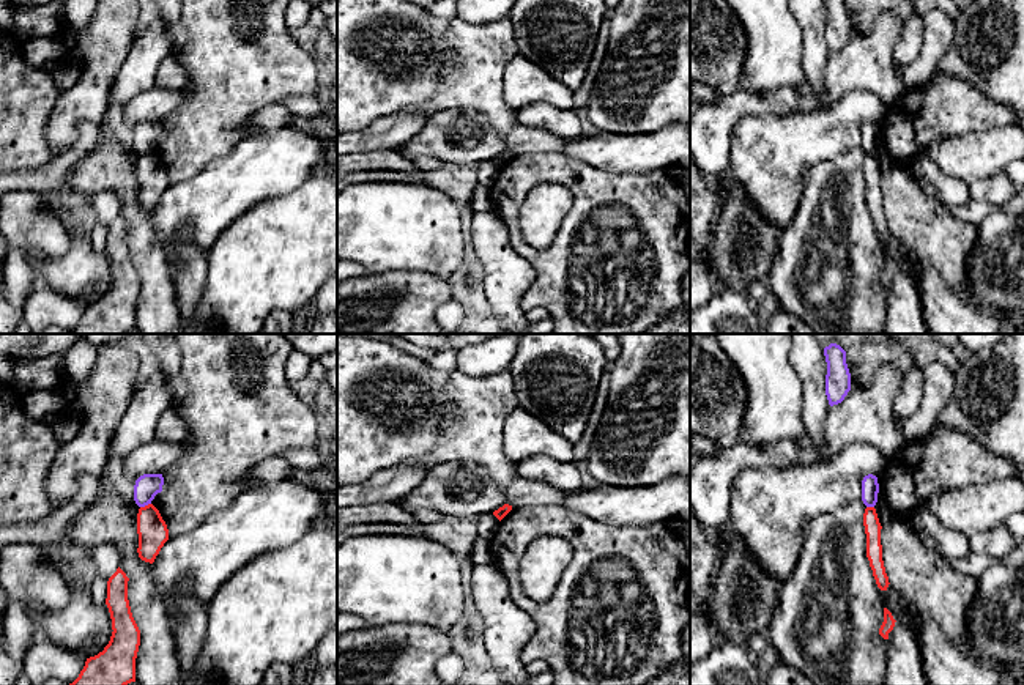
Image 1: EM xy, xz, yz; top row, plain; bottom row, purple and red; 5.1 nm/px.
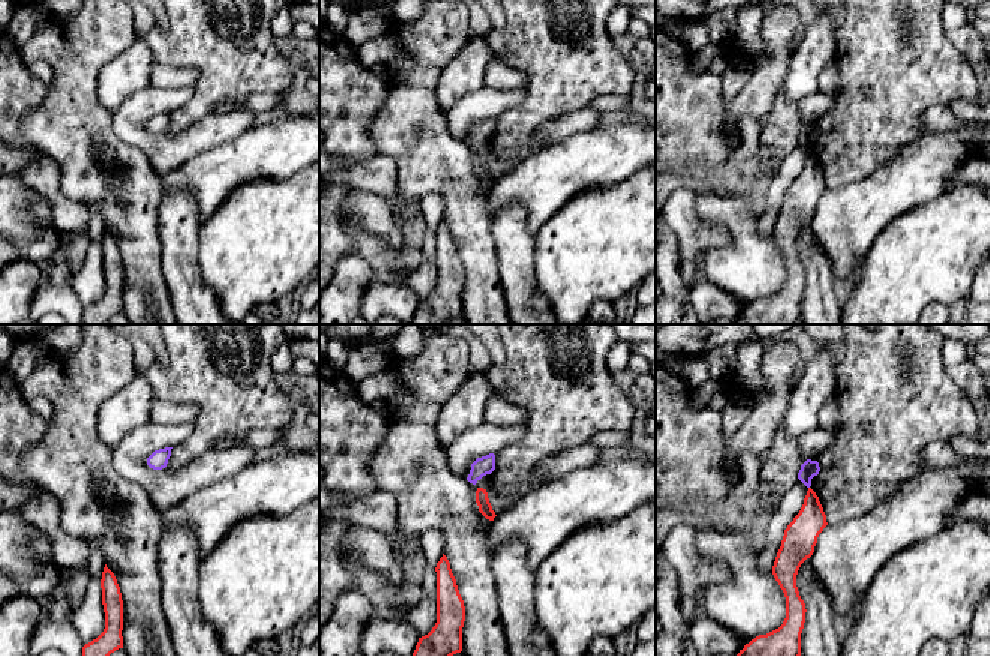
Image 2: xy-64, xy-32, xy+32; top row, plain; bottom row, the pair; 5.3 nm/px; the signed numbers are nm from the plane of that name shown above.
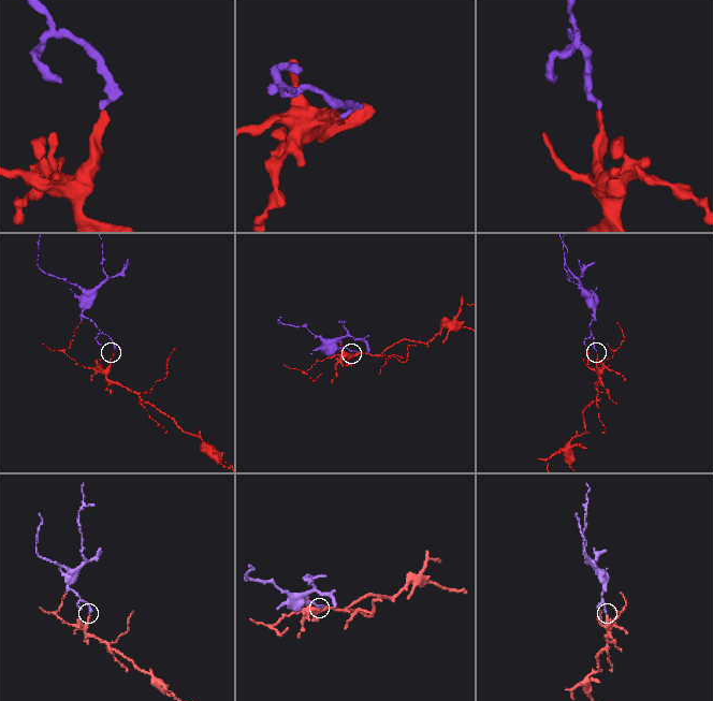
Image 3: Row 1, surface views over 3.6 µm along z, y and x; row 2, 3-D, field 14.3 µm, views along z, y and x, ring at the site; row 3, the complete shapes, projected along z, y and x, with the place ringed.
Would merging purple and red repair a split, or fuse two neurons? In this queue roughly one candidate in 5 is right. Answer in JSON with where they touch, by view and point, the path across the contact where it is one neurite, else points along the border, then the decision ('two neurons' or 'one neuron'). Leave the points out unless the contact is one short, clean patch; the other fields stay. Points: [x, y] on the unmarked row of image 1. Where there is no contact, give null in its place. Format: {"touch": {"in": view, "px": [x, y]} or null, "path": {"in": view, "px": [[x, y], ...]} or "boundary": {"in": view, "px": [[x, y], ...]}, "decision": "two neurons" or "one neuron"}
{"touch": {"in": "xy", "px": [145, 151]}, "boundary": {"in": "xy", "px": [[150, 150], [140, 155]]}, "decision": "two neurons"}

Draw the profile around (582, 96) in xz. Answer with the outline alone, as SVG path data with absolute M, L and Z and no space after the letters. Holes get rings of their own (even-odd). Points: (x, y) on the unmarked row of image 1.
M608 8L602 22L600 22L594 54L589 60L589 65L588 65L588 69L586 69L586 74L583 77L581 85L573 94L575 107L588 107L588 104L589 104L595 80L599 77L602 63L603 63L605 55L607 55L607 49L608 49L611 14L613 14L613 9Z

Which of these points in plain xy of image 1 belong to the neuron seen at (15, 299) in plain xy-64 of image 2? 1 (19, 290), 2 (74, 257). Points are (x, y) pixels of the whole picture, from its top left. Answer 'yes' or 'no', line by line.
1: yes
2: no

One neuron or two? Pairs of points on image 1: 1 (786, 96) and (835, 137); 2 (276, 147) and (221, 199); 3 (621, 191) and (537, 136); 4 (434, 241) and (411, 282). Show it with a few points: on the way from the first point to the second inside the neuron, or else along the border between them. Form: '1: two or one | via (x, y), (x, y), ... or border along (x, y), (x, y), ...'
1: two | border along (840, 98), (826, 111), (769, 115)
2: one | via (262, 161), (235, 185)
3: two | border along (558, 151), (530, 151), (522, 155)
4: two | border along (382, 273), (429, 271), (448, 279)

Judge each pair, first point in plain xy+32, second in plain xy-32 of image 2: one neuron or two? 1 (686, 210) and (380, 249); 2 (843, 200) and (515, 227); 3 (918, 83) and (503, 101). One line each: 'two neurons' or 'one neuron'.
1: two neurons
2: two neurons
3: two neurons

